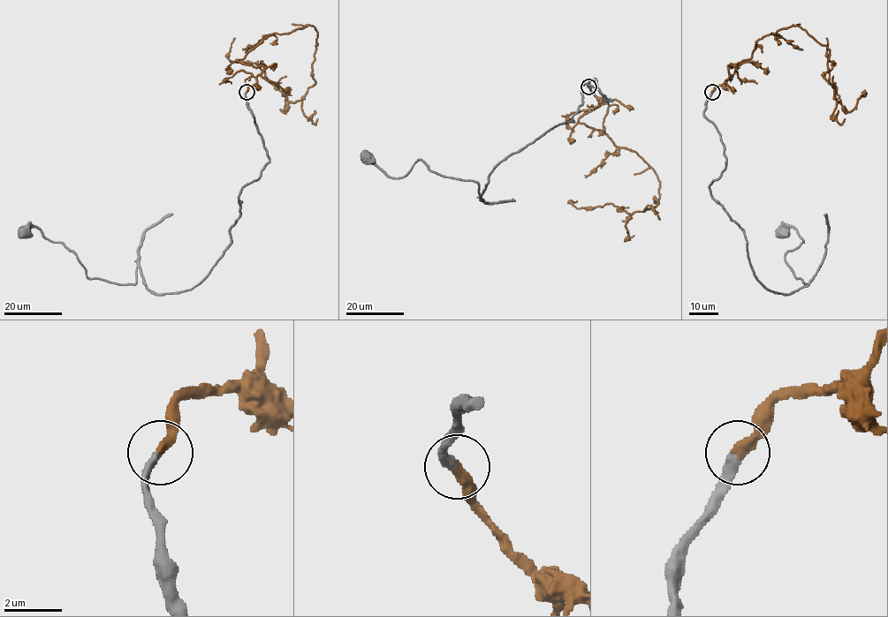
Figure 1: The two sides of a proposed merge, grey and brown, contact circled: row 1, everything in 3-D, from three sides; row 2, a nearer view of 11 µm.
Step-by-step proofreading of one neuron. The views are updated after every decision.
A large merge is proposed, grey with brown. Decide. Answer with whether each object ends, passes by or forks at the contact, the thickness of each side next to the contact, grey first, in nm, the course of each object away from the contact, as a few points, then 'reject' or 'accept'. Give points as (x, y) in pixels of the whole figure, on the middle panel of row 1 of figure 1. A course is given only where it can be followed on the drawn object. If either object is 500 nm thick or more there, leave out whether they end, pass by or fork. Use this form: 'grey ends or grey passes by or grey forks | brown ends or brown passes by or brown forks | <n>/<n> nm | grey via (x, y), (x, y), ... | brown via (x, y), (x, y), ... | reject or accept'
grey ends | brown ends | 320/360 nm | grey via (589, 86), (611, 101), (583, 85), (573, 122), (504, 158), (481, 194), (421, 160), (391, 177), (367, 158) | brown via (589, 86), (606, 102), (578, 121), (639, 156), (660, 194), (630, 214), (577, 201) | accept

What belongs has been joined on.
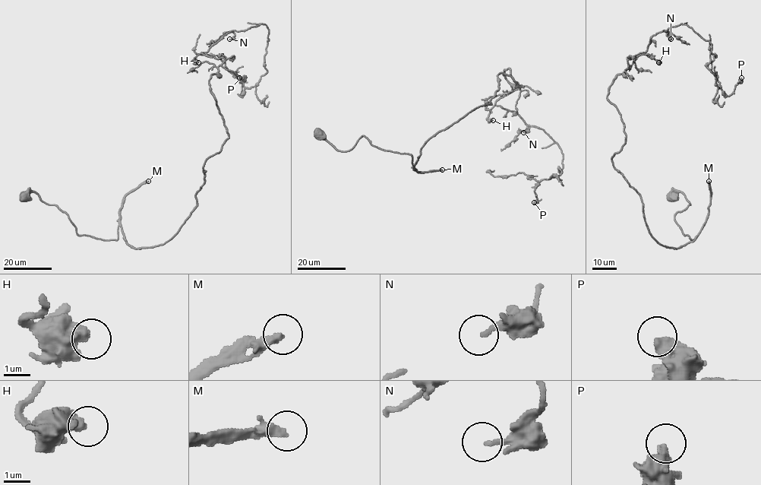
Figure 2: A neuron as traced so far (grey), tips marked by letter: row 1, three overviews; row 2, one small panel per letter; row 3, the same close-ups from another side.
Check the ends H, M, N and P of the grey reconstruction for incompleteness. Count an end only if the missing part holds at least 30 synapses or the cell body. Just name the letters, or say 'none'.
M

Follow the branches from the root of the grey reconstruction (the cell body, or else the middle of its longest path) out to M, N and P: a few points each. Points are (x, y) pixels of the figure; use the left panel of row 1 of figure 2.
M: (25, 194), (35, 191), (43, 201), (55, 204), (68, 216), (79, 235), (117, 239), (122, 198), (148, 181)
N: (25, 194), (79, 235), (168, 241), (228, 137), (209, 83), (225, 59), (200, 53), (229, 39)
P: (25, 194), (164, 244), (228, 137), (225, 59), (200, 53), (264, 23), (266, 71), (239, 77)

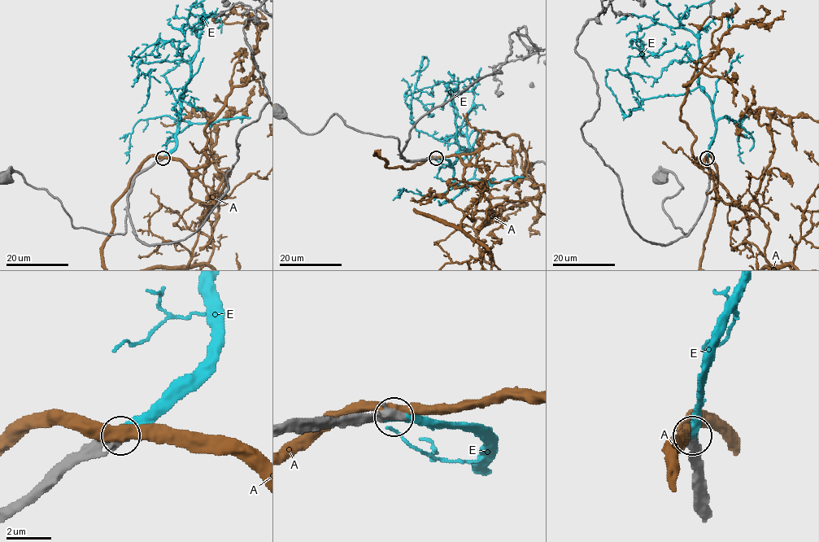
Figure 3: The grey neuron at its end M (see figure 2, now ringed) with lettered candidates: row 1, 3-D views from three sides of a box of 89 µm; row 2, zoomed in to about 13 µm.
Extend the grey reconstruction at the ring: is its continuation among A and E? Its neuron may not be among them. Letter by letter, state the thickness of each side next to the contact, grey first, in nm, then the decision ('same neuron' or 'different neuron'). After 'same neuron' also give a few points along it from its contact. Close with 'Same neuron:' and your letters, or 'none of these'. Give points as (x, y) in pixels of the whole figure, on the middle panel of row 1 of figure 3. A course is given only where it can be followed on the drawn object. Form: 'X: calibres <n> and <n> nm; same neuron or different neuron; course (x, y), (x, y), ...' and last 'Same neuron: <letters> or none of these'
A: calibres 460 and 460 nm; different neuron
E: calibres 460 and 360 nm; same neuron; course (436, 158), (451, 168), (463, 148), (416, 130), (411, 98), (426, 58), (411, 76)
Same neuron: E

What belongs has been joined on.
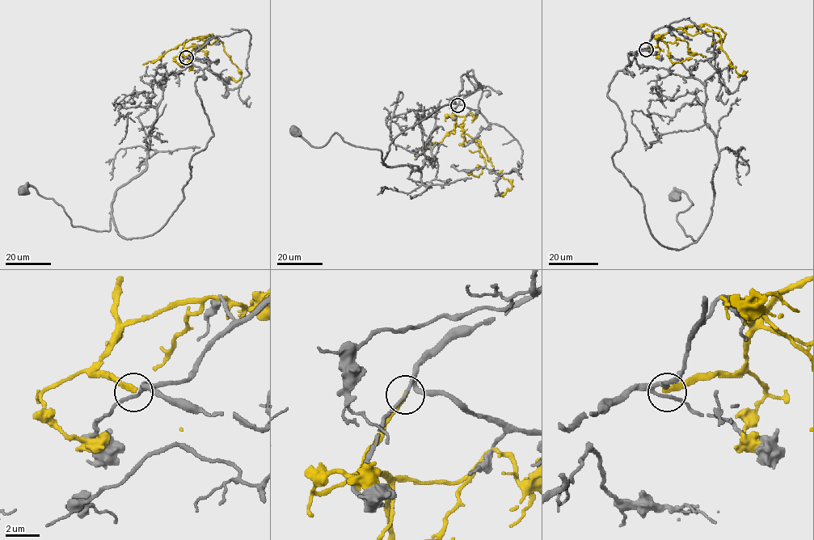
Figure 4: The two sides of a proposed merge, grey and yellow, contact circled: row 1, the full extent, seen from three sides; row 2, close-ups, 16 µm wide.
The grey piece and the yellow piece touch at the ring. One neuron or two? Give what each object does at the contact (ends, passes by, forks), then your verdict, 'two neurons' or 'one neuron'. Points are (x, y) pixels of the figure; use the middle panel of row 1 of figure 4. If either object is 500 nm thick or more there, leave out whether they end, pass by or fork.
grey passes by; yellow ends there; two neurons

